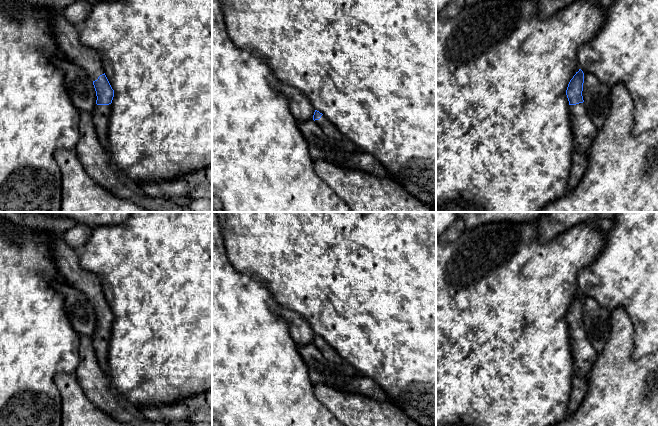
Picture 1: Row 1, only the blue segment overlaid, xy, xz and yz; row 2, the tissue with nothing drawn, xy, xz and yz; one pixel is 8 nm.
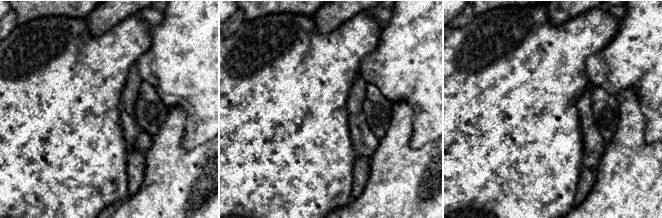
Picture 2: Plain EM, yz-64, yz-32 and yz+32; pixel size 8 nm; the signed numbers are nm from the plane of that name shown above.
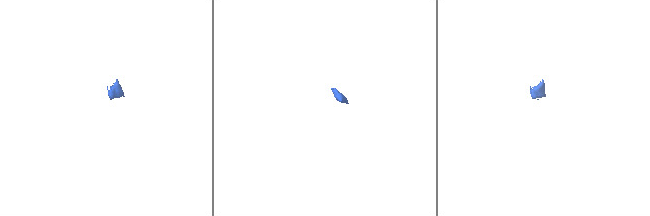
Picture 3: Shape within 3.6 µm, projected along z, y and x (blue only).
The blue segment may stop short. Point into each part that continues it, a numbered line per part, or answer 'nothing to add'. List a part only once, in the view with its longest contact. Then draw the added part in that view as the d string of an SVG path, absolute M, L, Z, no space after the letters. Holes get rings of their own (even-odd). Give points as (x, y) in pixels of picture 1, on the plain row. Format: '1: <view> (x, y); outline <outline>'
1: xy (66, 259); outline M49 233L44 238L51 250L60 281L77 288L88 298L92 305L104 298L99 278L89 271L84 270L79 263L79 251L70 247L63 236Z
2: yz (584, 355); outline M585 327L569 329L574 372L588 379L598 353L589 342Z

